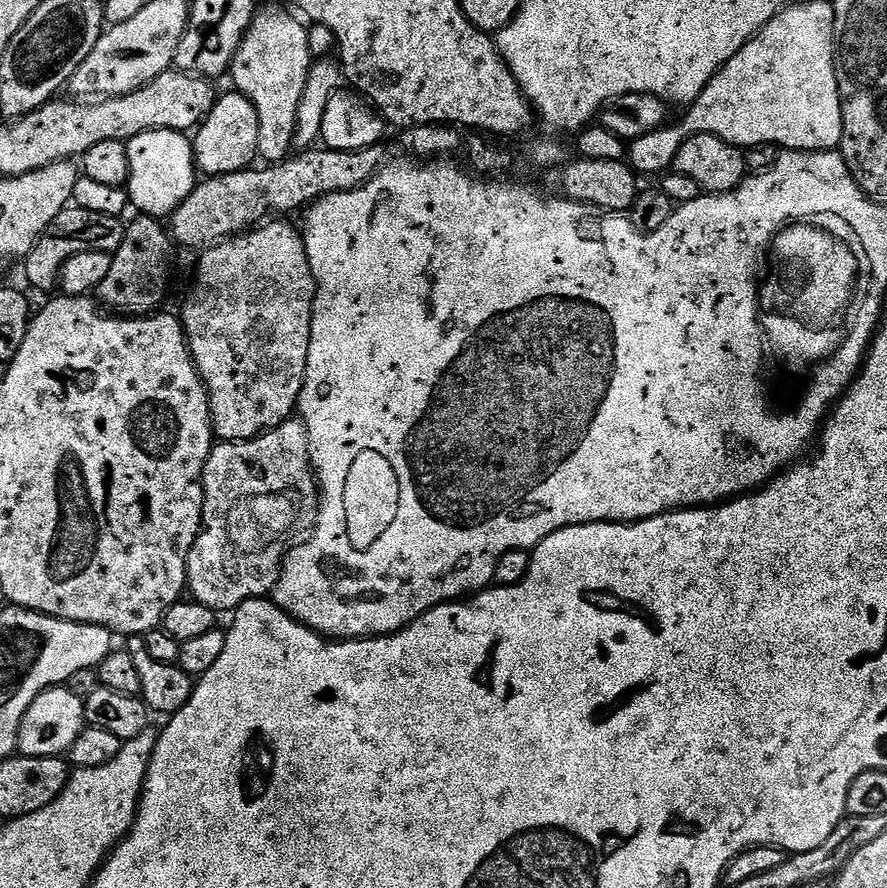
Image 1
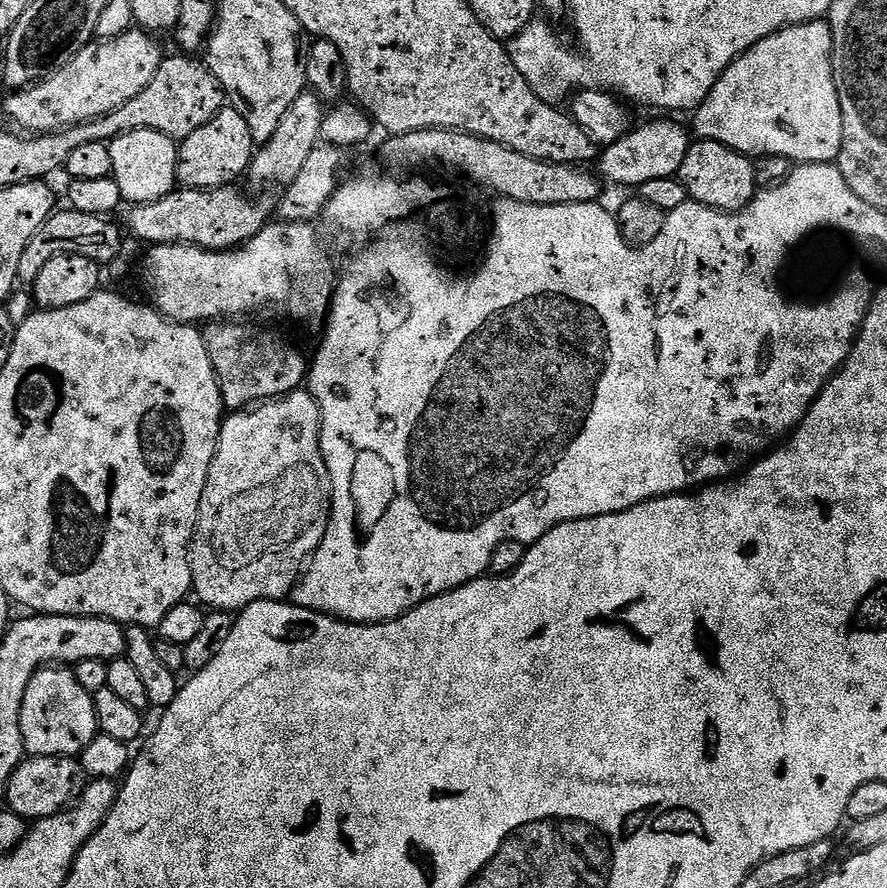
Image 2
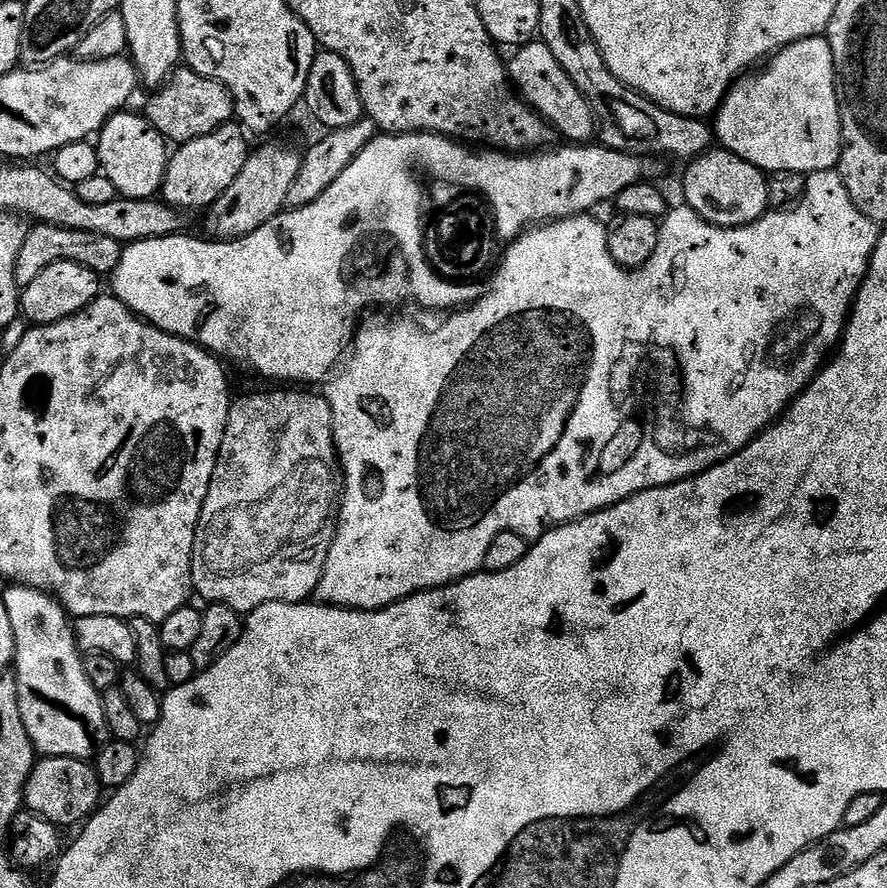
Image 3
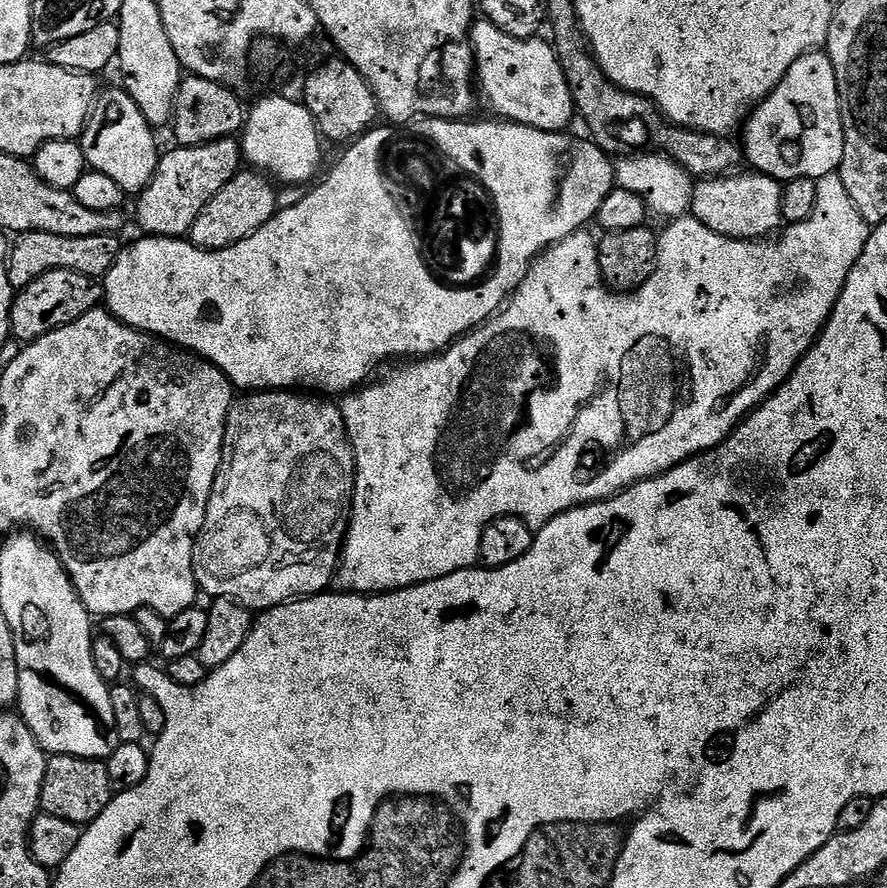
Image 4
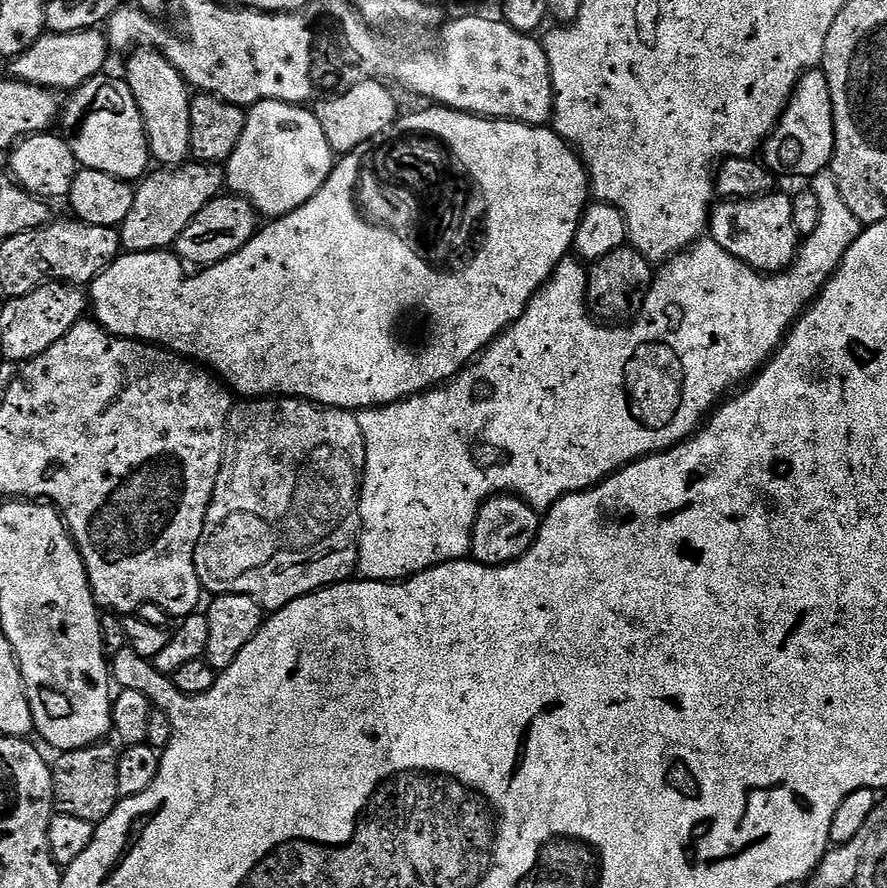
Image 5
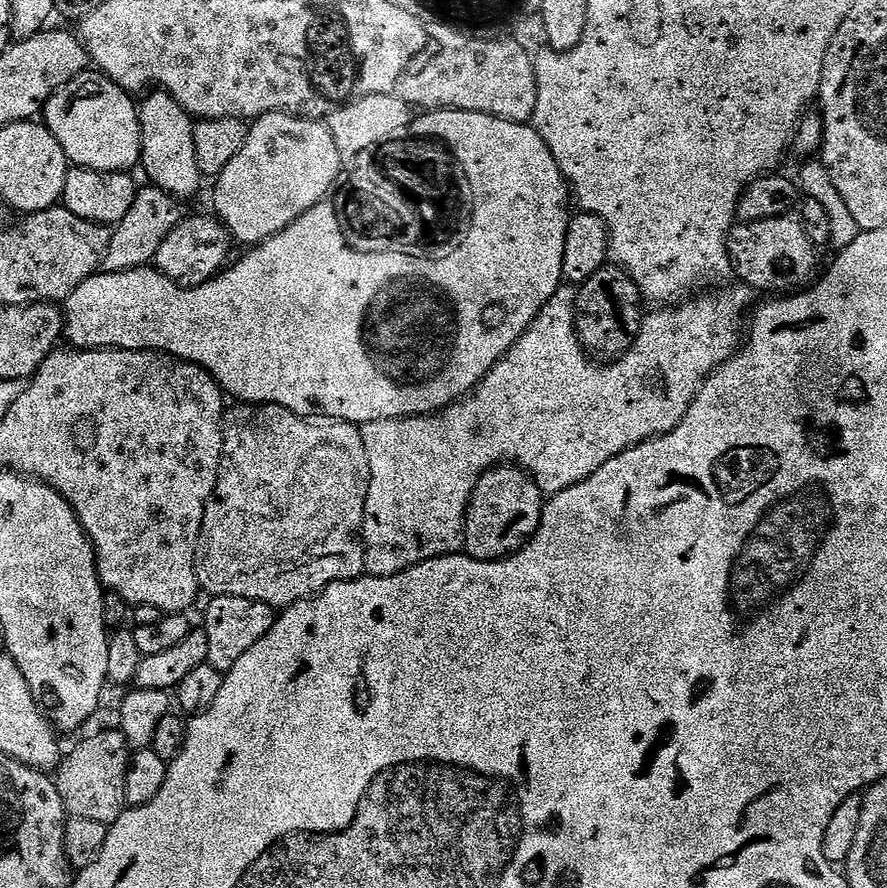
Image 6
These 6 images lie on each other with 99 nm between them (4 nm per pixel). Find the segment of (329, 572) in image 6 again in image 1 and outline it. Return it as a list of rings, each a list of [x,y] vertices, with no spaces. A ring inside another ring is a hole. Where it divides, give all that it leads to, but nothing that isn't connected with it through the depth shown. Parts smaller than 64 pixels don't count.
[[[287,420],[253,440],[217,443],[204,467],[204,519],[192,549],[188,551],[187,591],[198,603],[213,610],[235,610],[247,600],[267,597],[280,577],[286,555],[284,539],[295,526],[296,515],[300,508],[311,513],[317,500],[318,485],[303,420]]]

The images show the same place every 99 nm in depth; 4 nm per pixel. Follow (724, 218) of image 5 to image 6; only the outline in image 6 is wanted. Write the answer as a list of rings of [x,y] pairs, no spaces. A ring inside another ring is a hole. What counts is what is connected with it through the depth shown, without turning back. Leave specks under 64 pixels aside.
[[[792,214],[766,218],[749,224],[737,223],[728,235],[728,257],[732,260],[735,275],[737,277],[740,275],[744,279],[741,281],[753,290],[761,288],[764,292],[772,292],[768,294],[788,294],[793,290],[803,289],[817,275],[816,255],[818,255],[816,245],[810,242],[810,238],[806,238],[802,222]]]

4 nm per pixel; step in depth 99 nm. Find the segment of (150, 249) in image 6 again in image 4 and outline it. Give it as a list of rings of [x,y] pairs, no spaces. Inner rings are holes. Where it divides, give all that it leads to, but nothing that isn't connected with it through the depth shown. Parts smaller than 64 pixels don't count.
[[[239,139],[215,140],[202,146],[173,147],[173,152],[161,155],[154,178],[136,204],[136,220],[141,233],[161,238],[184,238],[191,233],[198,214],[206,210],[210,198],[236,177],[242,168],[242,144]]]

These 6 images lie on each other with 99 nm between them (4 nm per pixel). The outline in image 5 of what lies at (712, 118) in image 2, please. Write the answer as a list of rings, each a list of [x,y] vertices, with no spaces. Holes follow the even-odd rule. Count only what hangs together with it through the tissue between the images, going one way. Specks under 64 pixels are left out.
[[[809,70],[801,76],[796,84],[796,89],[792,91],[792,96],[789,98],[787,106],[784,107],[783,114],[780,115],[776,129],[764,141],[762,149],[763,163],[767,164],[773,172],[781,177],[812,176],[812,178],[816,178],[831,165],[835,145],[834,110],[832,109],[832,99],[830,98],[830,86],[826,82],[823,71]]]

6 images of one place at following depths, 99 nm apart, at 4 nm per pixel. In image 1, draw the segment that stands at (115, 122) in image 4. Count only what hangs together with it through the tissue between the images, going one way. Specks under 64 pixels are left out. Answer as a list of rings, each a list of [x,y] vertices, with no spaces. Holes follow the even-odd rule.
[[[150,130],[127,141],[130,158],[130,174],[126,191],[133,209],[145,216],[168,218],[190,194],[198,183],[196,156],[192,152],[192,140],[183,132],[174,130]]]

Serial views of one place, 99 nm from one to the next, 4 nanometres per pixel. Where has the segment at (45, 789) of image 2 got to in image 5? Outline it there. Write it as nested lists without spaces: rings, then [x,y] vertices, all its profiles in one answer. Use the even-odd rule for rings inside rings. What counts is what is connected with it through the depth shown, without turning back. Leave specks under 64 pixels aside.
[[[108,742],[61,752],[52,764],[52,789],[56,795],[59,811],[74,814],[74,818],[86,818],[97,825],[107,818],[122,797],[118,794],[118,752]]]

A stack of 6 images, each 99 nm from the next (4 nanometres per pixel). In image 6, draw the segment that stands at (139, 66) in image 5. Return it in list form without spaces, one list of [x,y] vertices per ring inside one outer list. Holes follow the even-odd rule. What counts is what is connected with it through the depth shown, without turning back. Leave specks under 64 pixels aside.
[[[152,90],[139,101],[140,162],[139,167],[149,176],[151,183],[171,196],[185,198],[200,188],[202,177],[198,161],[194,159],[193,117],[168,92]]]

